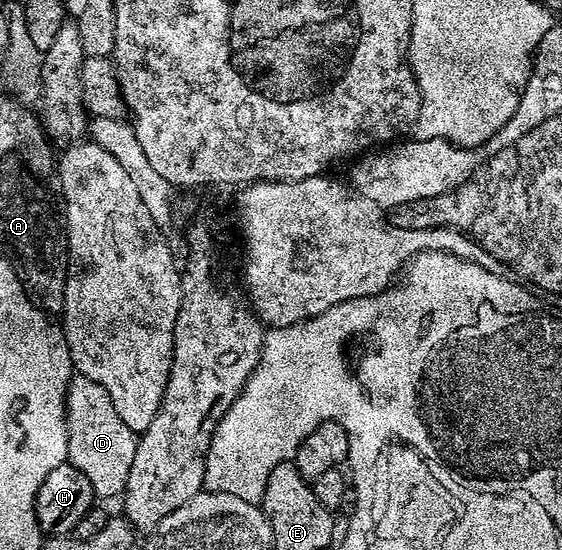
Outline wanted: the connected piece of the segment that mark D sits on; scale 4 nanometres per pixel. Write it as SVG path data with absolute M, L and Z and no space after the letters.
M76 373L70 376L69 385L65 390L65 412L65 421L68 427L68 462L72 463L73 467L79 469L91 481L93 492L98 498L120 496L125 489L131 461L134 460L137 448L136 434L120 420L119 413L115 412L115 407L111 404L105 387Z

